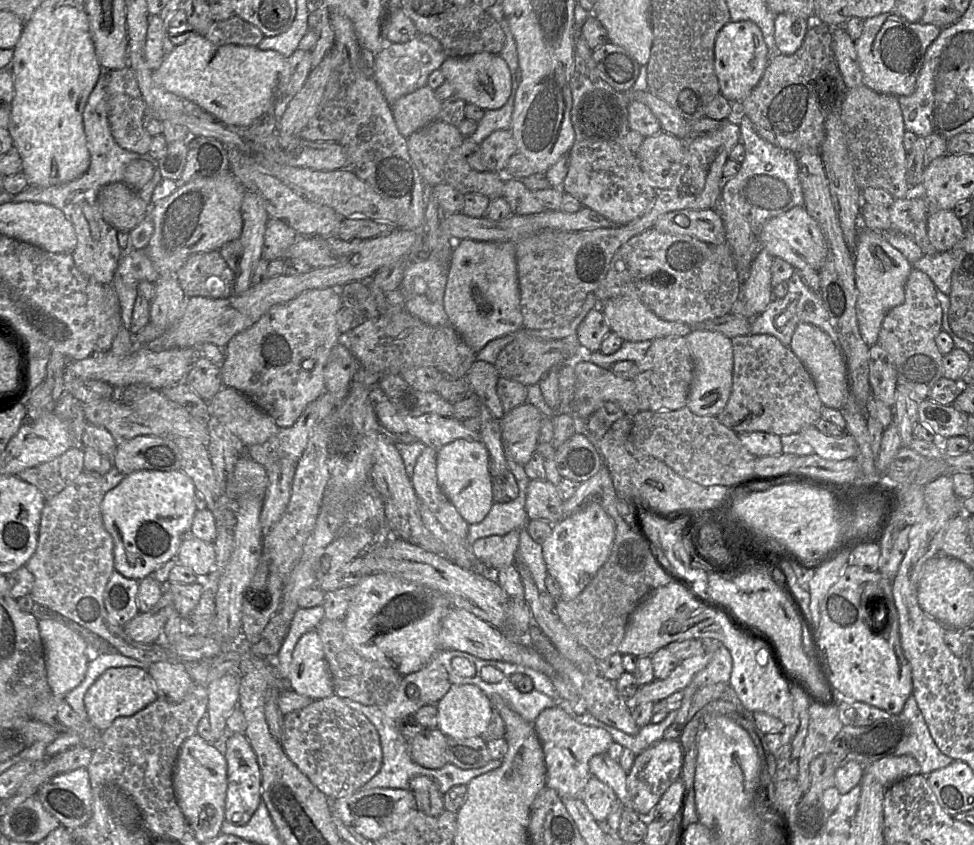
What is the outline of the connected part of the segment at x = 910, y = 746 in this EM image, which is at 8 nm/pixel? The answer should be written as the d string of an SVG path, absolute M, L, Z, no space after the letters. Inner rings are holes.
M913 694L907 699L901 714L909 724L909 735L899 743L893 755L914 757L920 766L920 774L925 776L954 761L937 747Z

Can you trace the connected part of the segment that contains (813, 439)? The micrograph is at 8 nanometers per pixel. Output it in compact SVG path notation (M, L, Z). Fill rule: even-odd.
M814 425L805 427L800 433L812 446L813 452L825 459L842 461L854 459L858 454L856 441L847 433L842 436L829 436L820 432Z

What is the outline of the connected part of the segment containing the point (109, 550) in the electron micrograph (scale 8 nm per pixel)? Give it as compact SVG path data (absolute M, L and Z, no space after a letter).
M83 470L61 492L52 499L45 500L41 513L37 548L25 565L34 576L34 584L30 594L35 603L74 621L88 633L96 634L103 638L121 655L148 664L158 661L181 663L195 684L207 687L210 682L225 674L242 676L240 673L240 655L235 650L235 645L231 648L225 648L219 655L211 659L180 660L173 655L169 647L155 642L151 644L135 642L126 635L122 626L111 622L104 604L104 592L115 569L113 539L104 528L101 514L101 504L105 495L102 487L103 478L97 473Z

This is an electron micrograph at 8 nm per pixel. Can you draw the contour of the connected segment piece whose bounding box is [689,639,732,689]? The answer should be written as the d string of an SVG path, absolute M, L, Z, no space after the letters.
M701 639L704 644L704 652L711 653L711 659L707 666L696 673L689 684L694 688L715 683L729 683L732 671L732 657L724 645L711 639Z

